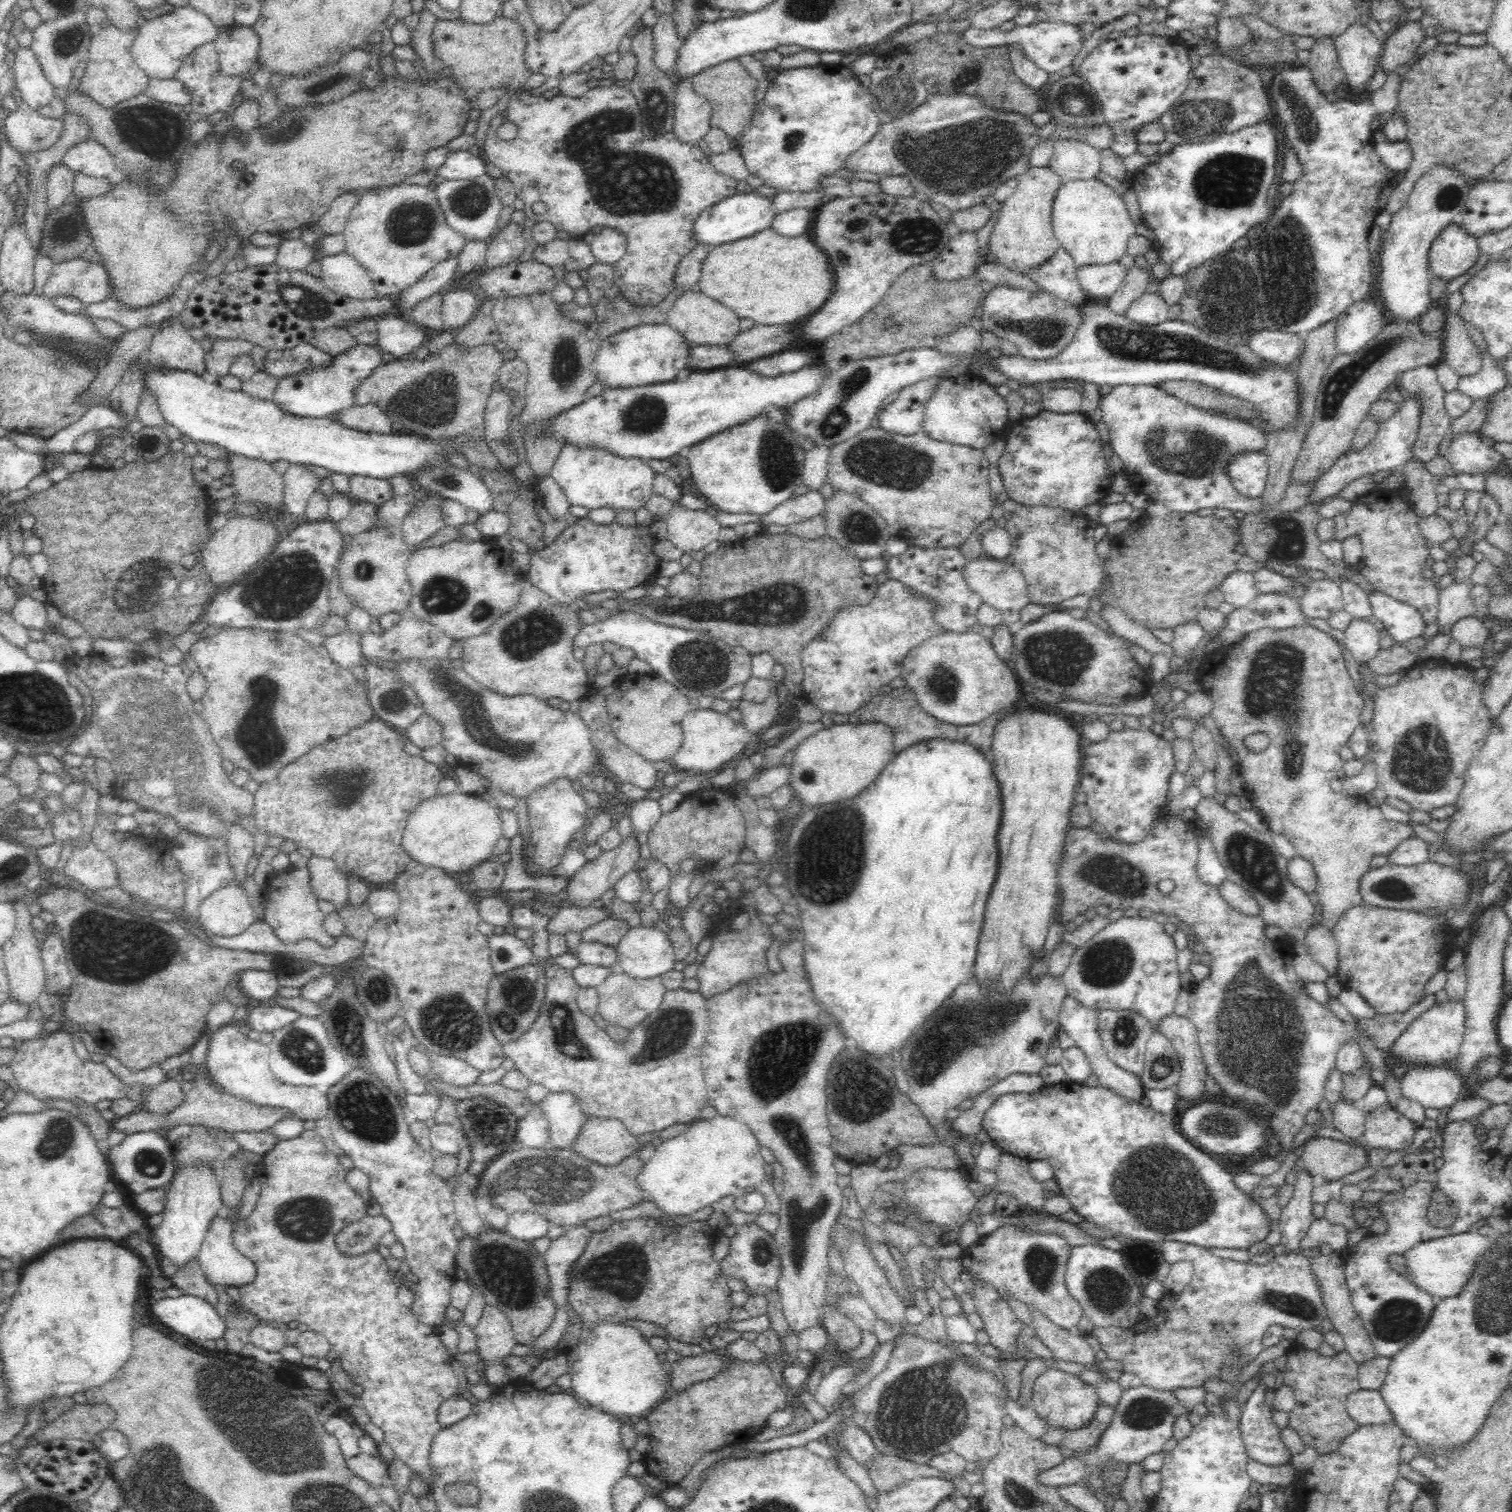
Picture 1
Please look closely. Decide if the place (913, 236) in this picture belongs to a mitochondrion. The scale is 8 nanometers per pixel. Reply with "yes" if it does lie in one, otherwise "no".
yes

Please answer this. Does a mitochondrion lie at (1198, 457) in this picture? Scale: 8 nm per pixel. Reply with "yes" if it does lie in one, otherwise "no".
yes

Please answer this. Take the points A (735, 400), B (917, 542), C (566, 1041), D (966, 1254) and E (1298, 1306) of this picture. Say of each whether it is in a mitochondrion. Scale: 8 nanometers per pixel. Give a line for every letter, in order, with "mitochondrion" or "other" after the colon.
A: other
B: other
C: mitochondrion
D: other
E: mitochondrion

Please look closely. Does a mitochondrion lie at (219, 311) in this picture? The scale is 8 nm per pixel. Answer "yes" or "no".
no

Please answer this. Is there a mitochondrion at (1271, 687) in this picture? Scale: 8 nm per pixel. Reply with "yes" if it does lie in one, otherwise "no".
yes

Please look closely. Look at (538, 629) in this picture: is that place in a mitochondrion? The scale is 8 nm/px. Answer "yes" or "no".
yes

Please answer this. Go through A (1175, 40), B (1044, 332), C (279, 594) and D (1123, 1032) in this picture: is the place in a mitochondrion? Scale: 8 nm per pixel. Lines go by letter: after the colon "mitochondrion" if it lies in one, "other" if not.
A: other
B: mitochondrion
C: mitochondrion
D: mitochondrion

